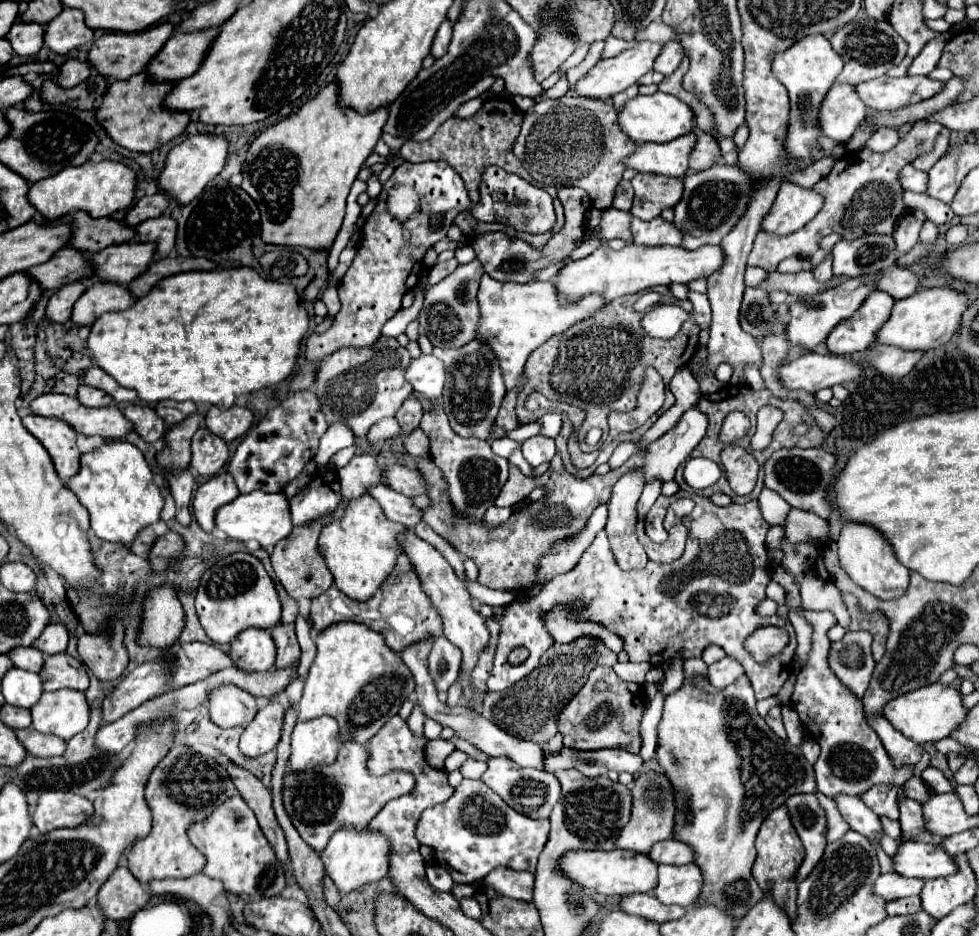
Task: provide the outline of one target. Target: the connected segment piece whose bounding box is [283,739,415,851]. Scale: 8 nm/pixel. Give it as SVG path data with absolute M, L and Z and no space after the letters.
M347 739L339 757L331 765L313 767L305 771L293 771L285 775L283 783L283 805L291 817L293 827L299 831L305 843L315 851L323 851L331 835L347 825L365 827L389 799L407 795L415 787L415 777L409 771L391 771L383 777L375 777L367 769L369 751L367 745Z

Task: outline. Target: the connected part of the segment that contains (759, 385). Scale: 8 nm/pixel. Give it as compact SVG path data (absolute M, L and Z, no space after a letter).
M749 367L749 371L745 375L747 375L749 387L753 387L753 389L765 389L765 381L763 381L761 373L755 367Z

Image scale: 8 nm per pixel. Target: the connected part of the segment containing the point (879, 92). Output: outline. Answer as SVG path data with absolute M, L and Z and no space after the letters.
M883 75L881 79L859 83L857 93L869 109L895 111L907 105L921 103L925 99L931 99L933 95L941 93L943 87L945 87L943 81L935 81L925 75L899 77L899 79Z

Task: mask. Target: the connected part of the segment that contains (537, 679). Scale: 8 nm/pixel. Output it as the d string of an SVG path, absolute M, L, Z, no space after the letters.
M579 637L571 643L553 643L553 647L549 647L547 653L541 657L537 669L533 669L511 689L495 693L493 705L483 705L483 717L513 737L529 739L533 743L545 743L557 733L559 713L569 703L569 699L573 699L573 695L577 695L577 691L585 685L589 671L593 671L593 667L597 665L613 667L615 663L617 655L595 637Z

